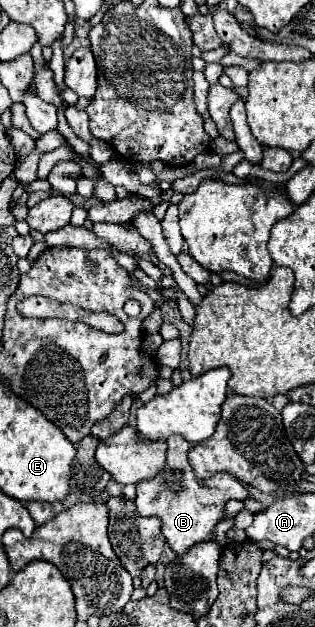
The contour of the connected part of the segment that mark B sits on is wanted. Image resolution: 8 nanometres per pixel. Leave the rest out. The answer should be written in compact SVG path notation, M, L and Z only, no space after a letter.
M181 436L167 438L167 464L159 472L159 476L137 484L137 512L141 516L157 516L161 520L161 532L167 538L169 548L183 556L189 548L199 542L215 540L217 522L225 520L225 504L229 500L247 500L247 488L239 484L239 480L227 476L227 472L219 472L219 476L211 476L211 480L195 480L195 474L187 462L189 444Z

